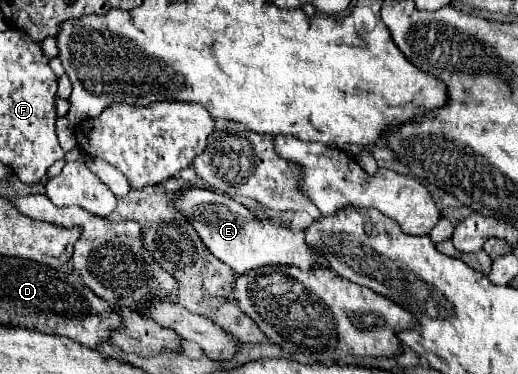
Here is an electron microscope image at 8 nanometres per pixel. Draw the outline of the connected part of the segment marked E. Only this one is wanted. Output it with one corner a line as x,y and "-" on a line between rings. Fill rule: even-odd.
182,189
180,197
176,199
176,207
188,215
210,253
214,253
240,275
266,265
292,265
304,271
324,267
322,255
306,243
304,229
296,233
286,225
274,225
270,219
258,219
248,207
240,205
228,195
220,195
208,189

